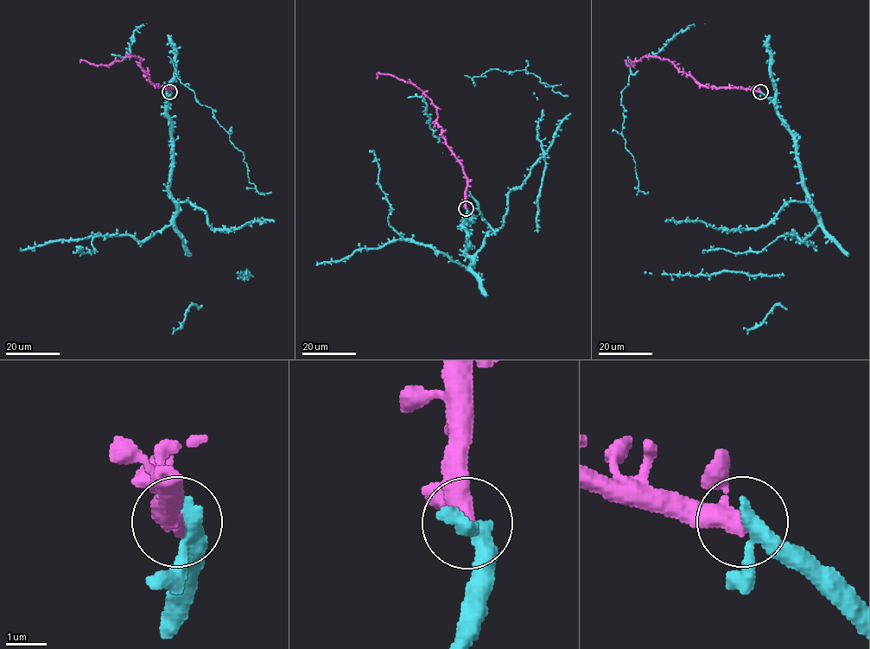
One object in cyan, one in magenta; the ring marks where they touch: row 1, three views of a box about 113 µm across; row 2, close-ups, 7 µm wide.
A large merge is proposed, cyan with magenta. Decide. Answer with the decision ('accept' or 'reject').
accept

